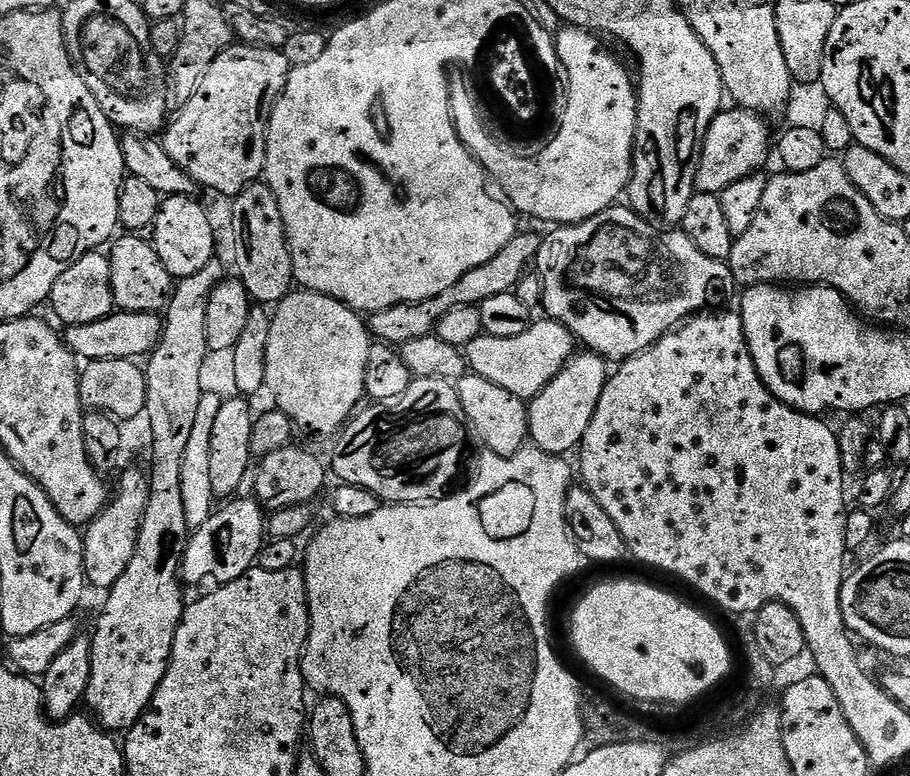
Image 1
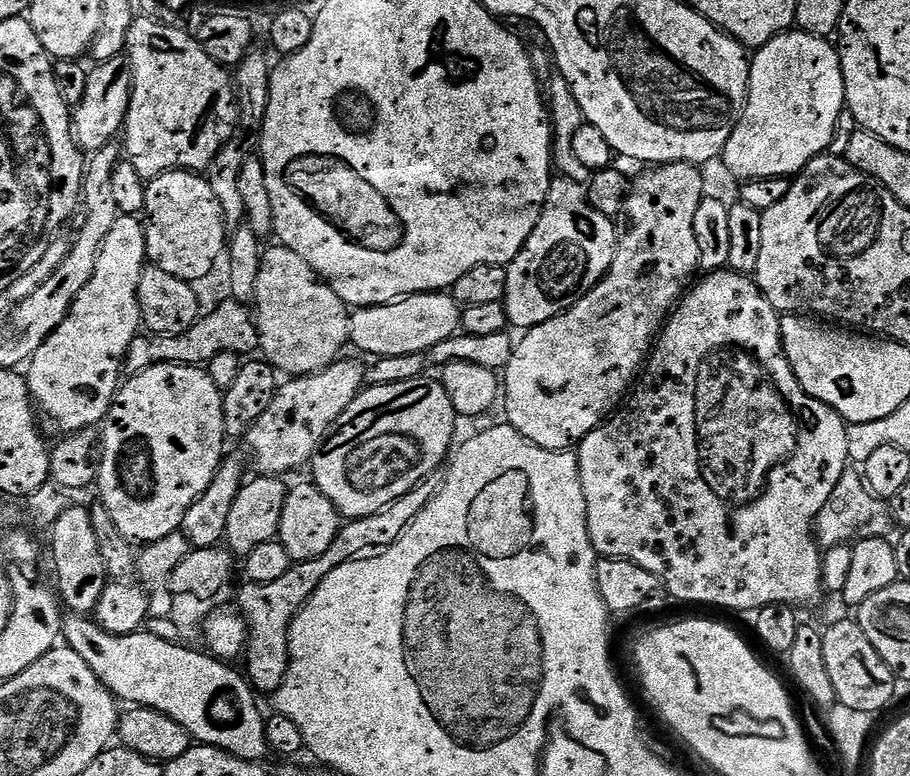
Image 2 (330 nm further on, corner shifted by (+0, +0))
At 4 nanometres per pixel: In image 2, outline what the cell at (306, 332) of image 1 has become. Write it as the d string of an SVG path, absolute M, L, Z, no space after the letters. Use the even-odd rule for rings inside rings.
M283 246L275 247L263 253L256 279L254 319L260 334L259 351L281 373L311 376L336 363L343 353L344 344L346 348L349 343L350 312L298 254Z

